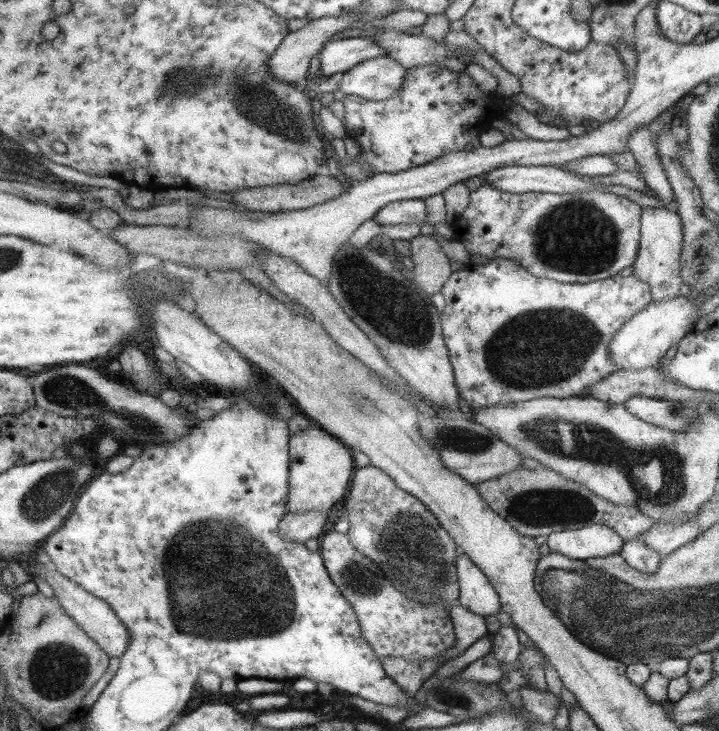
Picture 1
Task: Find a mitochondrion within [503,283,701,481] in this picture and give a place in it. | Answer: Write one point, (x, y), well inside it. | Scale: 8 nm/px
(674, 412)

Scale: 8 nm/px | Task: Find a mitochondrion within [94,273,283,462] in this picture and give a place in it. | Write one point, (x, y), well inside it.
(156, 433)

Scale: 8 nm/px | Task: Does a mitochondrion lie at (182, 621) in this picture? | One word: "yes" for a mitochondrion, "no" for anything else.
yes

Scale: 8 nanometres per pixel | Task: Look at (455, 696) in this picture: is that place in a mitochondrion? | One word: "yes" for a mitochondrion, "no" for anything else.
yes

